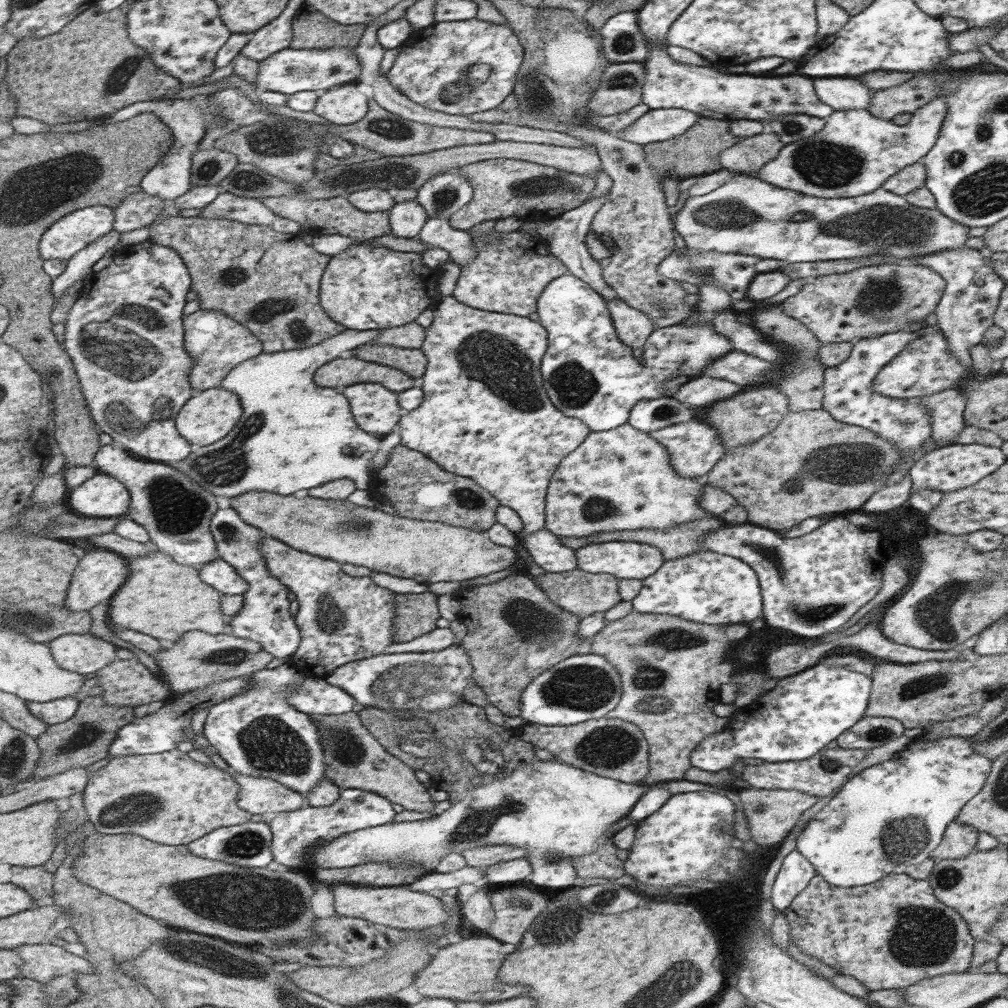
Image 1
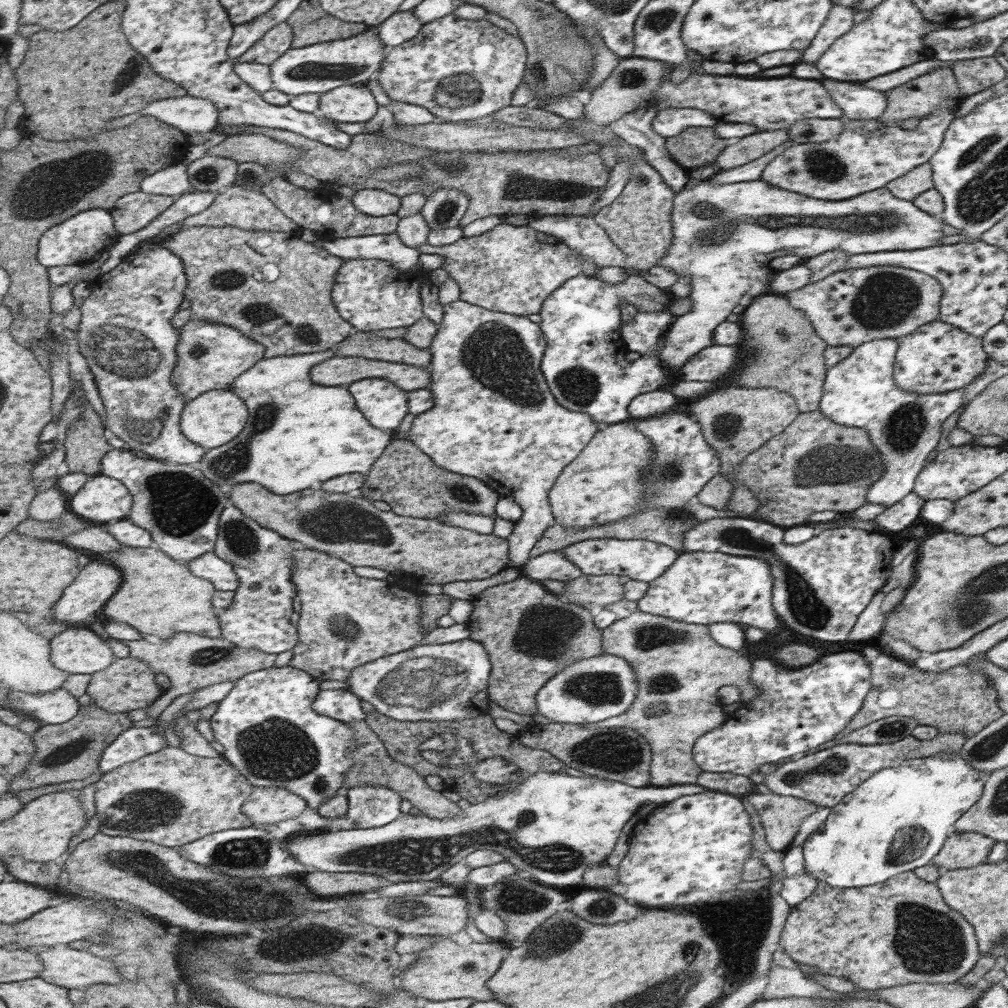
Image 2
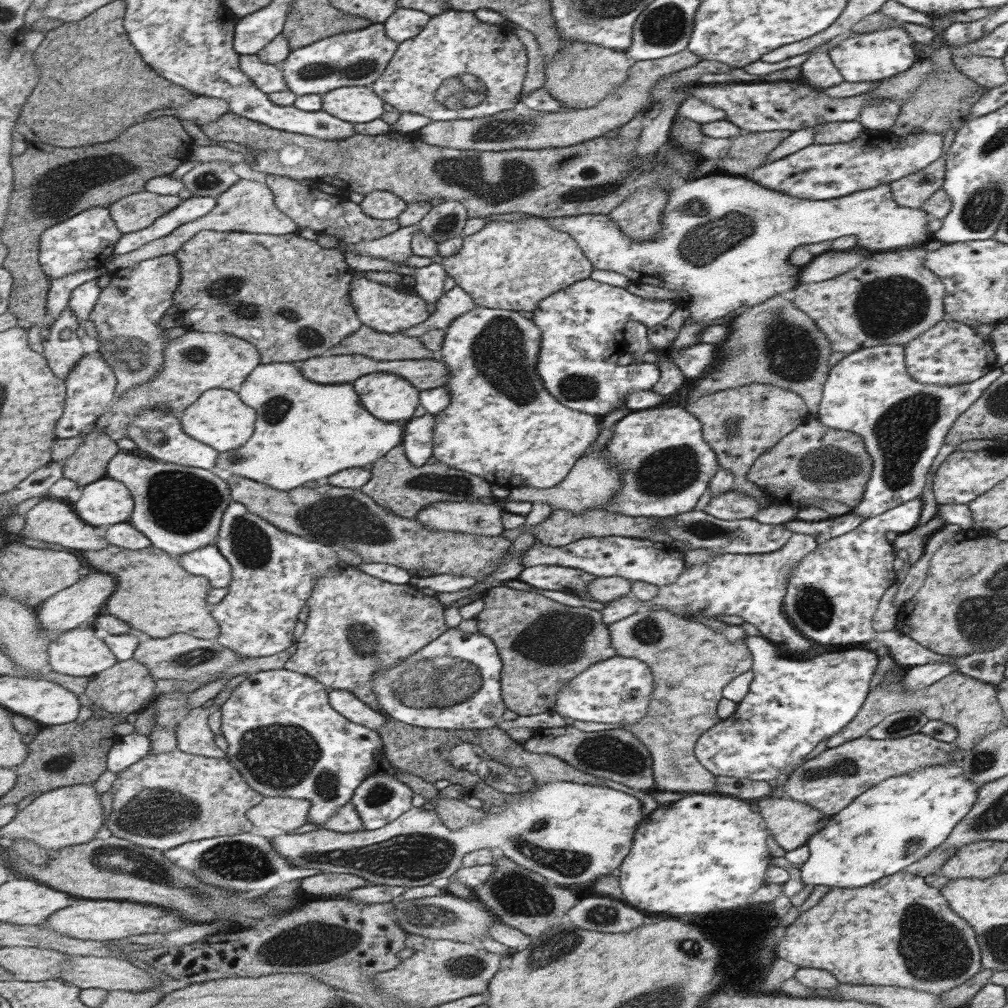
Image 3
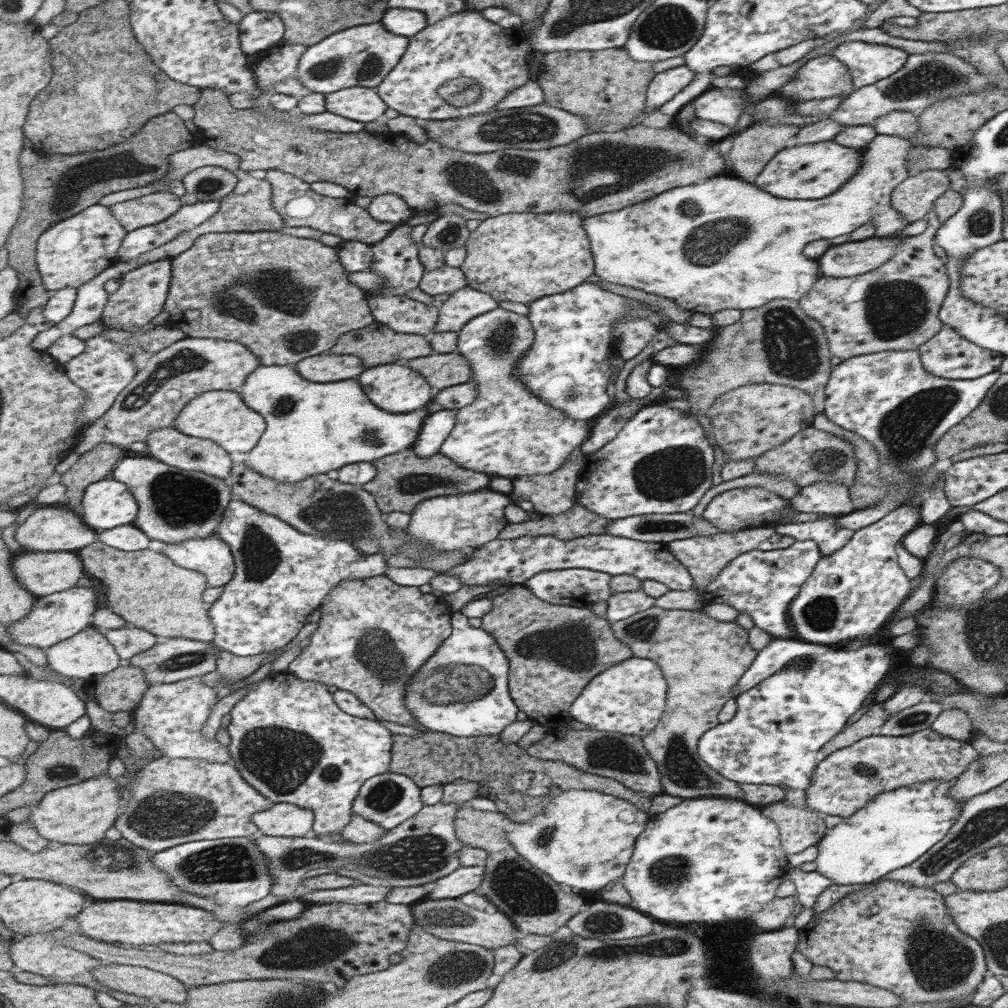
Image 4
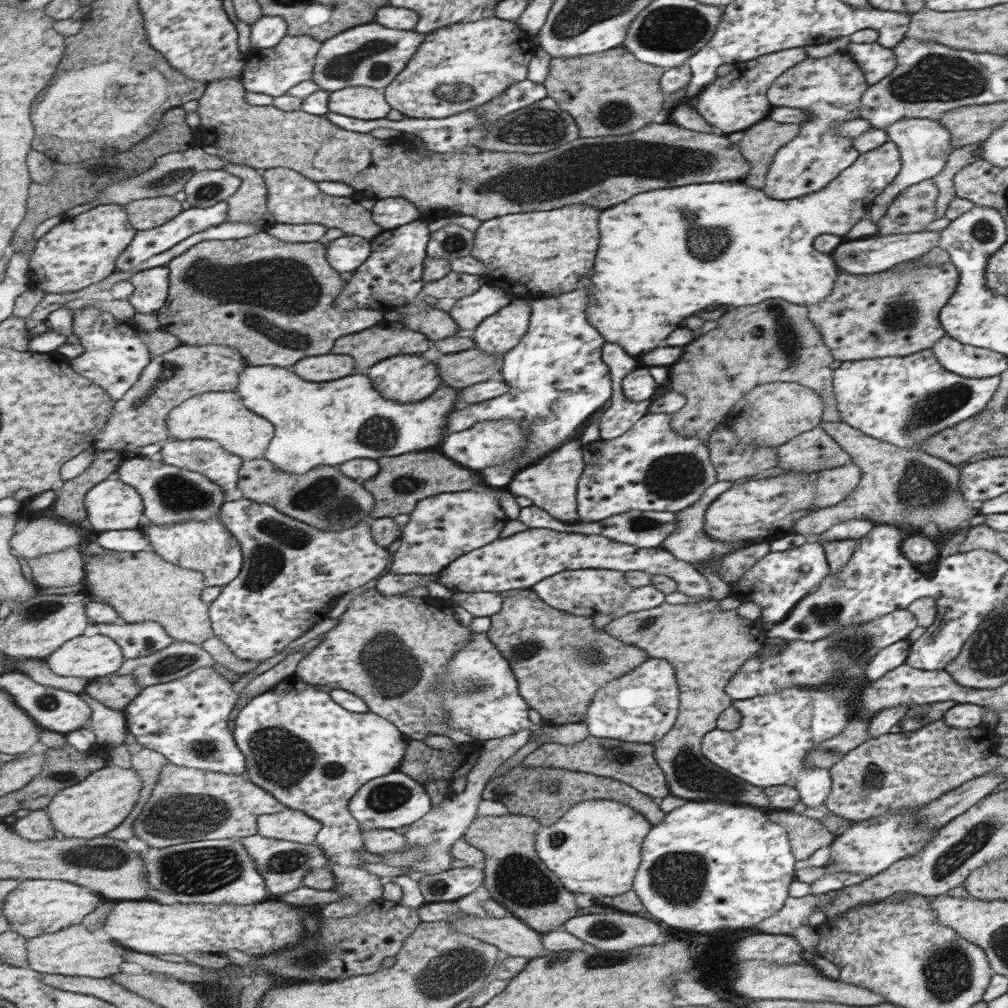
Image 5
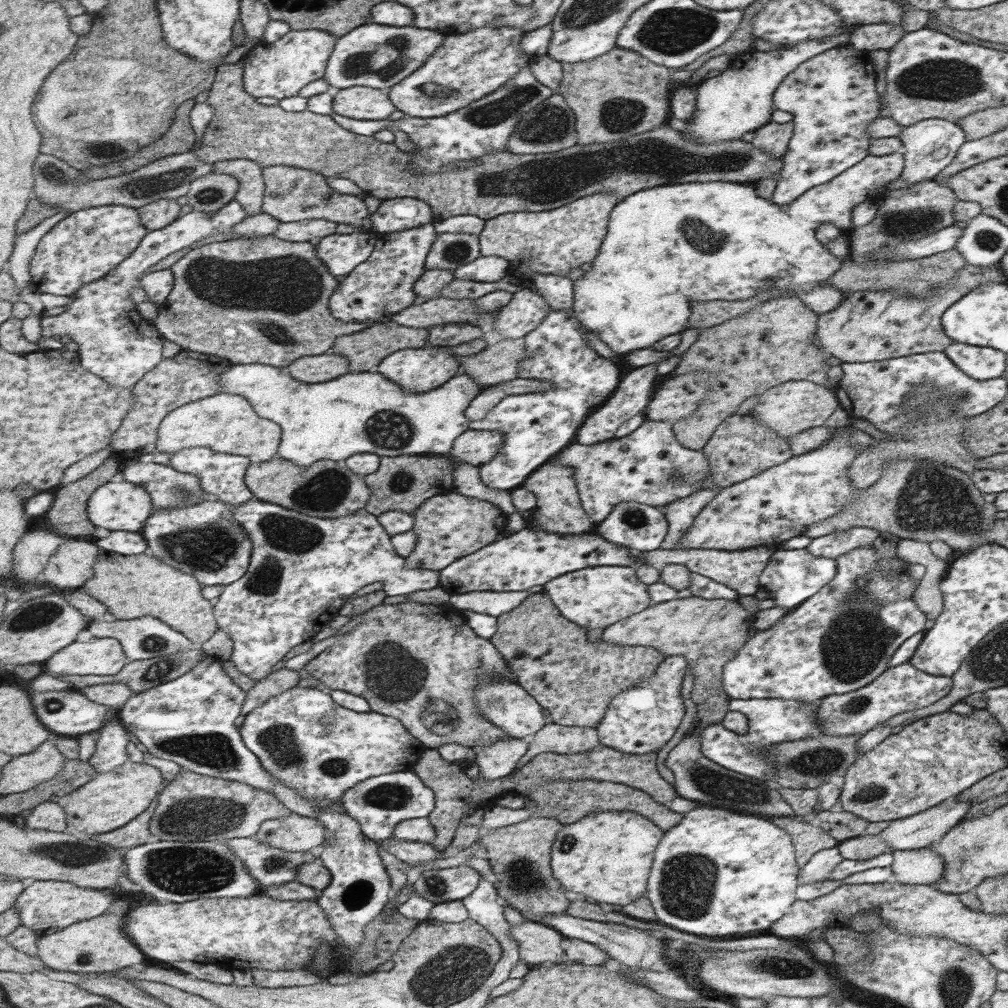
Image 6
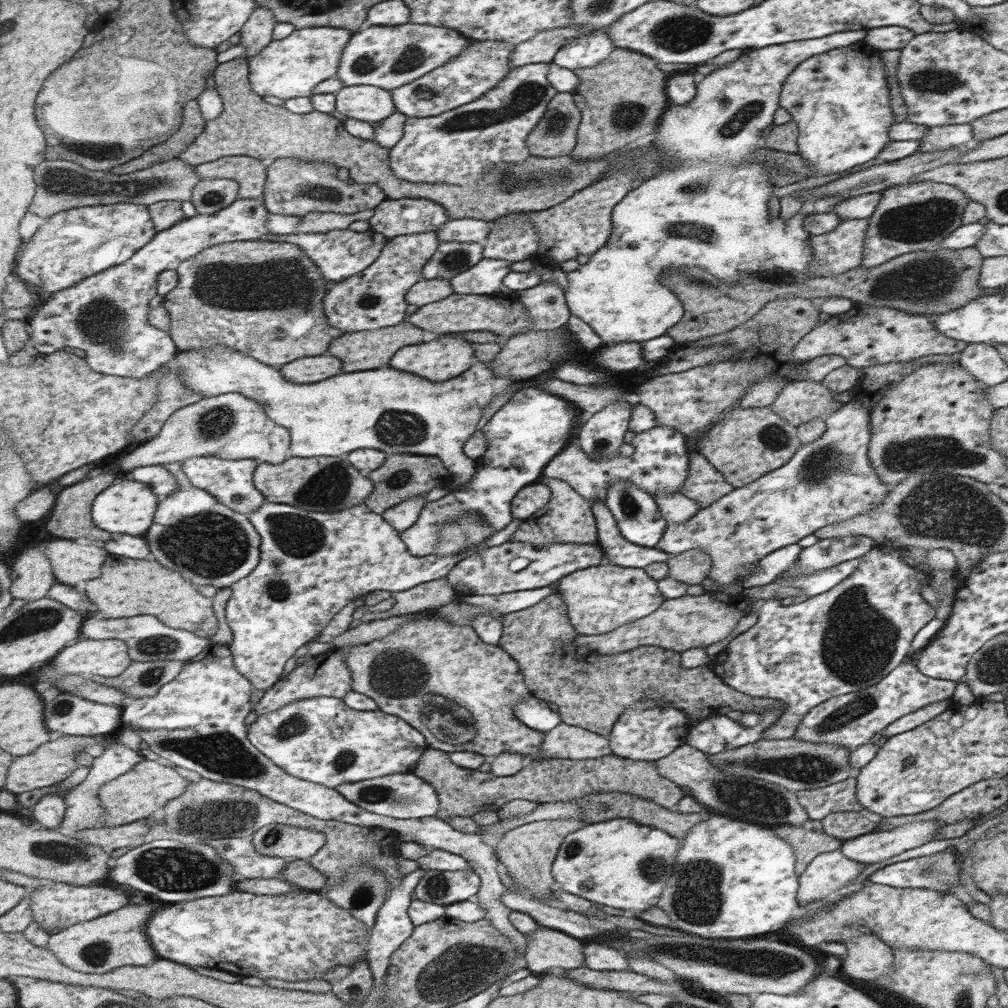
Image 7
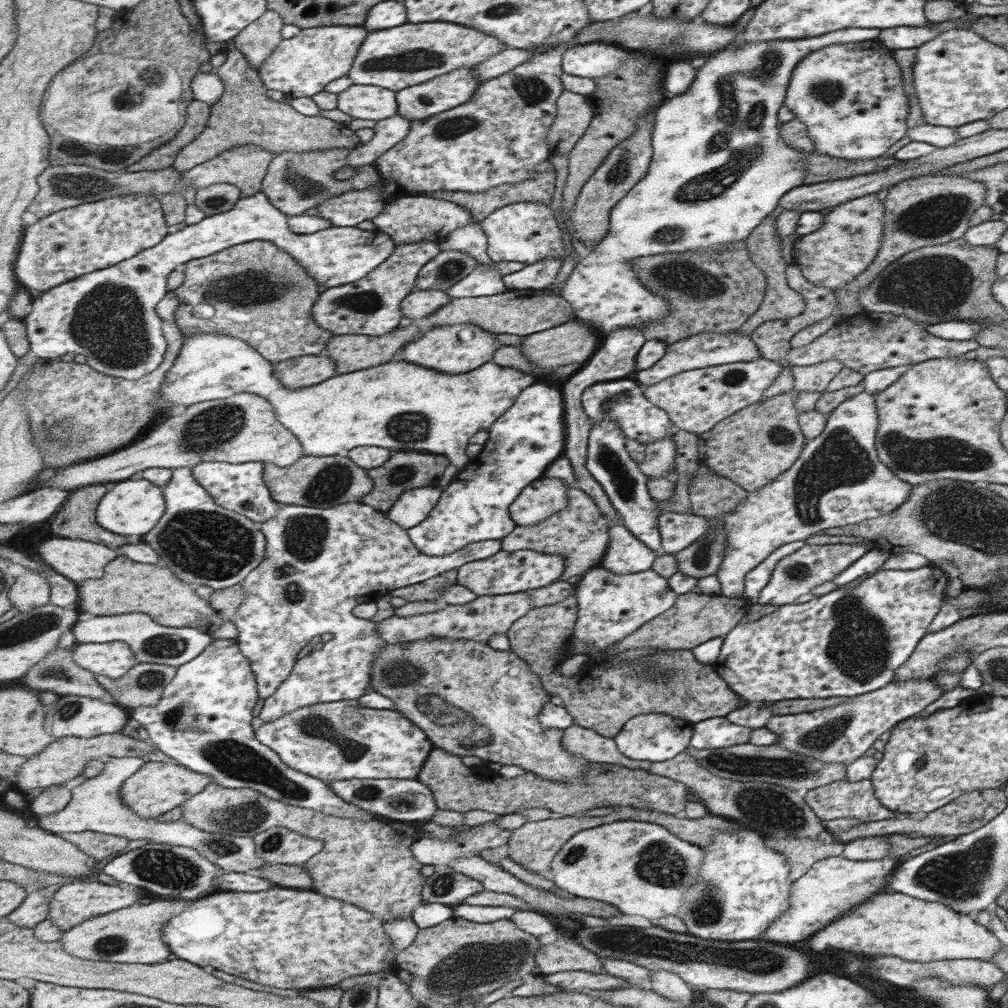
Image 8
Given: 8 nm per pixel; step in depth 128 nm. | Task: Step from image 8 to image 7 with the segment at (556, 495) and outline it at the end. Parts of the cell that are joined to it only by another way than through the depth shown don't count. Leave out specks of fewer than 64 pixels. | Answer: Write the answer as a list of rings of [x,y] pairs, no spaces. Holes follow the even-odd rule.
[[[538,482],[531,483],[515,493],[514,500],[511,500],[510,510],[513,518],[521,520],[534,518],[539,509],[547,505],[550,500],[551,490]]]

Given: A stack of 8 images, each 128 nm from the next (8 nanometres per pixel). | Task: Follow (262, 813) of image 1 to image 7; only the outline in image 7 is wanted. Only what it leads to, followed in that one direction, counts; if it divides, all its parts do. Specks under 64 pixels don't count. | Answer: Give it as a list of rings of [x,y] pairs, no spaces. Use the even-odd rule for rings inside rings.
[[[275,823],[251,836],[259,853],[279,855],[287,862],[312,858],[326,845],[326,835],[309,827]]]

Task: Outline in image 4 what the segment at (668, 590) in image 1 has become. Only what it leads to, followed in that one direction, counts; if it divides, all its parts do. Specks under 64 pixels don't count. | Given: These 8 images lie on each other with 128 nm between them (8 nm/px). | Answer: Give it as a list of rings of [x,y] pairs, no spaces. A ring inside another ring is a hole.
[[[811,539],[794,540],[791,545],[782,549],[760,551],[755,548],[749,552],[739,554],[735,559],[731,560],[708,584],[699,586],[699,584],[695,583],[691,591],[702,599],[704,606],[714,603],[727,604],[733,610],[737,610],[738,613],[745,612],[756,628],[766,631],[772,638],[791,639],[794,638],[794,632],[788,623],[787,607],[789,602],[794,601],[794,597],[799,591],[799,586],[810,577],[822,556],[821,549]]]

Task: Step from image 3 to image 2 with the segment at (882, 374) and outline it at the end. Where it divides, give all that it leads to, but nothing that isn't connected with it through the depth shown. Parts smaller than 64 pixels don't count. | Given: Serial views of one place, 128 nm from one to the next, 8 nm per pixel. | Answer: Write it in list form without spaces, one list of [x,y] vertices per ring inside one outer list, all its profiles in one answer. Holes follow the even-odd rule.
[[[898,339],[867,341],[852,349],[850,355],[827,367],[818,410],[831,422],[865,429],[883,464],[881,476],[867,490],[867,503],[895,505],[913,492],[915,480],[927,460],[937,451],[941,423],[959,409],[964,401],[964,386],[941,394],[905,392],[893,384],[891,368]]]

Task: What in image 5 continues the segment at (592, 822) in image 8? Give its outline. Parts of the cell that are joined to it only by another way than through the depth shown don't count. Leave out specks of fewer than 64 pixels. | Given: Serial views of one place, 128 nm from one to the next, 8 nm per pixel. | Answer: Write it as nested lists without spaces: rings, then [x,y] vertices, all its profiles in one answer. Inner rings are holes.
[[[511,813],[503,816],[473,817],[461,838],[484,852],[486,862],[482,886],[503,908],[507,908],[513,917],[517,917],[531,930],[548,933],[558,930],[567,920],[578,914],[575,896],[565,887],[561,888],[558,876],[553,874],[535,854],[535,829],[539,823],[529,816]]]

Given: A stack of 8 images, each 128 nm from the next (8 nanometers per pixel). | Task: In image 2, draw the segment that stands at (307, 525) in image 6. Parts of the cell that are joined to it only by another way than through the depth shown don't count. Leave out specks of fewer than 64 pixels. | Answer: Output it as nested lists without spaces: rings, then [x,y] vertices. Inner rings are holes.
[[[232,503],[227,506],[222,512],[214,552],[233,564],[240,588],[235,592],[236,602],[219,612],[224,639],[237,646],[255,648],[269,654],[293,651],[300,643],[300,633],[291,624],[291,616],[295,612],[293,600],[298,596],[298,589],[292,582],[292,552],[301,548],[304,548],[303,543],[289,540],[275,530],[261,526]]]

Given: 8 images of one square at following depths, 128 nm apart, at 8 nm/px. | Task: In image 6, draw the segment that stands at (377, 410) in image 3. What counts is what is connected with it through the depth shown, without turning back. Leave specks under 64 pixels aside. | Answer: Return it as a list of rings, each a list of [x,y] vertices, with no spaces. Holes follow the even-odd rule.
[[[432,345],[427,348],[396,351],[379,361],[378,366],[378,372],[383,374],[383,378],[395,382],[397,386],[401,386],[401,390],[407,390],[407,392],[427,392],[427,390],[438,388],[460,370],[459,362],[451,354],[449,346]]]

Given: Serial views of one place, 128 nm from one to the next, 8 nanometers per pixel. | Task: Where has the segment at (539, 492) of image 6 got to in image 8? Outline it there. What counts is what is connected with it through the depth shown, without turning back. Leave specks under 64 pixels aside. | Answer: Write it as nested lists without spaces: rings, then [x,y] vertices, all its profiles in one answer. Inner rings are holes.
[[[569,486],[567,487],[567,507],[563,507],[537,525],[516,524],[509,534],[503,536],[500,548],[508,552],[529,549],[539,551],[541,554],[559,554],[562,558],[566,558],[564,572],[559,578],[559,581],[564,581],[566,578],[579,576],[600,565],[609,543],[607,529],[609,529],[609,520],[599,512],[599,506],[595,506],[595,500],[575,486]]]

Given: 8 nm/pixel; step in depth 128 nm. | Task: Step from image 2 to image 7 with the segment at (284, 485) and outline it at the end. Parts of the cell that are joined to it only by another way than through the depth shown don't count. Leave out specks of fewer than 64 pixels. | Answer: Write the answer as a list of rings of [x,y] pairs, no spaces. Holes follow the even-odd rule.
[[[232,348],[183,351],[177,354],[177,361],[181,365],[181,381],[197,393],[203,393],[203,396],[207,397],[239,393],[263,404],[271,420],[290,430],[293,457],[345,457],[349,452],[353,453],[353,450],[359,448],[381,450],[387,456],[409,454],[441,457],[443,466],[447,467],[447,472],[451,474],[455,490],[461,490],[475,474],[474,460],[467,458],[465,452],[461,454],[461,446],[466,444],[471,432],[479,430],[475,426],[481,417],[481,409],[497,393],[503,393],[509,385],[517,383],[515,378],[495,376],[485,363],[478,361],[471,364],[470,368],[458,377],[443,382],[429,382],[401,370],[383,368],[377,372],[375,370],[349,372],[317,384],[295,384],[283,375],[278,366],[271,366],[247,354],[233,351]],[[385,412],[411,414],[411,418],[383,418]]]

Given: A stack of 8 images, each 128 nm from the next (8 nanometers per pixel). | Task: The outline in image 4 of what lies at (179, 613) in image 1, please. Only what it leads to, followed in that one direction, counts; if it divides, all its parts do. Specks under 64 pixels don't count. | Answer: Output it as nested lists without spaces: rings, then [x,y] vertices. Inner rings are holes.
[[[97,542],[89,548],[83,548],[81,558],[83,558],[87,570],[91,574],[95,572],[95,578],[99,578],[105,584],[107,602],[113,608],[113,612],[123,616],[127,622],[131,622],[139,628],[151,630],[151,634],[155,634],[155,636],[167,636],[167,638],[162,639],[185,636],[193,640],[210,643],[215,640],[216,627],[210,616],[212,603],[205,602],[205,594],[209,589],[209,583],[208,578],[202,573],[185,570],[185,568],[177,566],[165,554],[159,554],[159,552],[153,552],[153,550],[123,552],[123,550],[111,548],[103,542]]]

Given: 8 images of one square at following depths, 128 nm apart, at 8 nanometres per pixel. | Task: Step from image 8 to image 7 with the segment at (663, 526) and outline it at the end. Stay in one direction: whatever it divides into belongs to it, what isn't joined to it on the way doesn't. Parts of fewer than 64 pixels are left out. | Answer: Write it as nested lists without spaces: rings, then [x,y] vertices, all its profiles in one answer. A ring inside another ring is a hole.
[[[851,398],[826,416],[824,422],[826,430],[822,436],[801,445],[783,466],[745,486],[731,489],[711,505],[701,507],[687,522],[666,522],[655,548],[671,556],[699,548],[709,556],[710,580],[720,586],[737,586],[735,576],[742,566],[784,546],[795,545],[817,529],[877,508],[889,495],[891,485],[883,484],[875,476],[867,458],[870,410]]]

